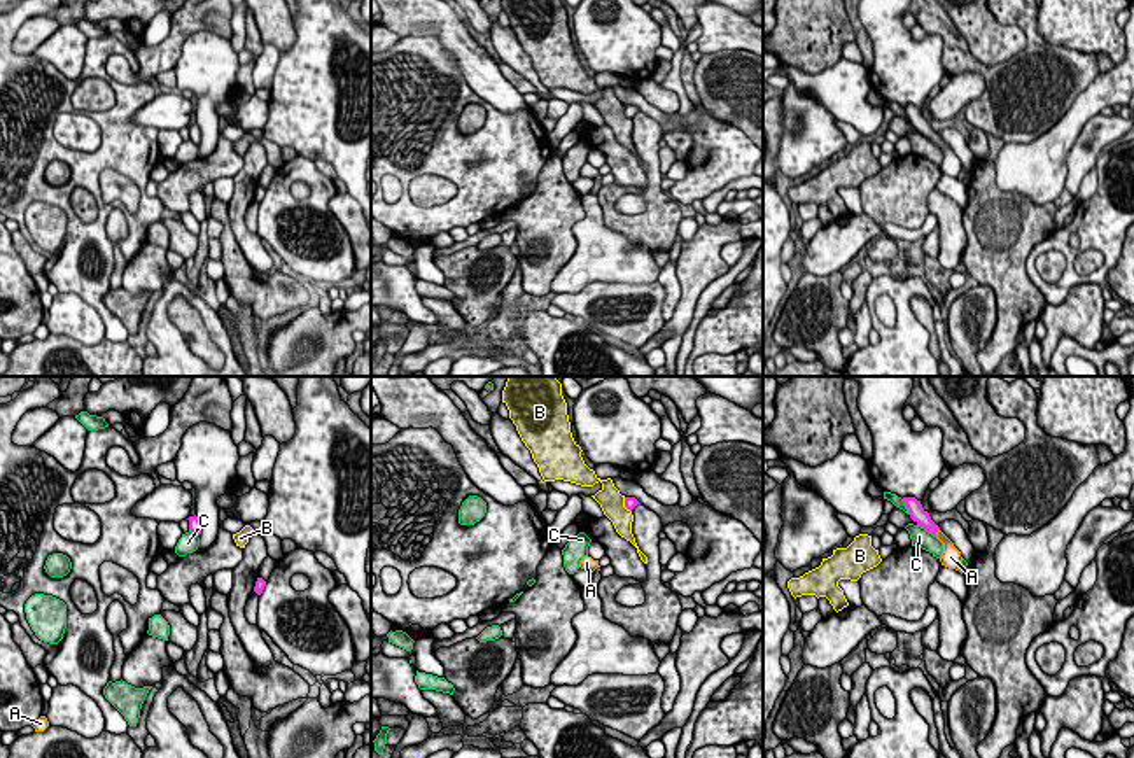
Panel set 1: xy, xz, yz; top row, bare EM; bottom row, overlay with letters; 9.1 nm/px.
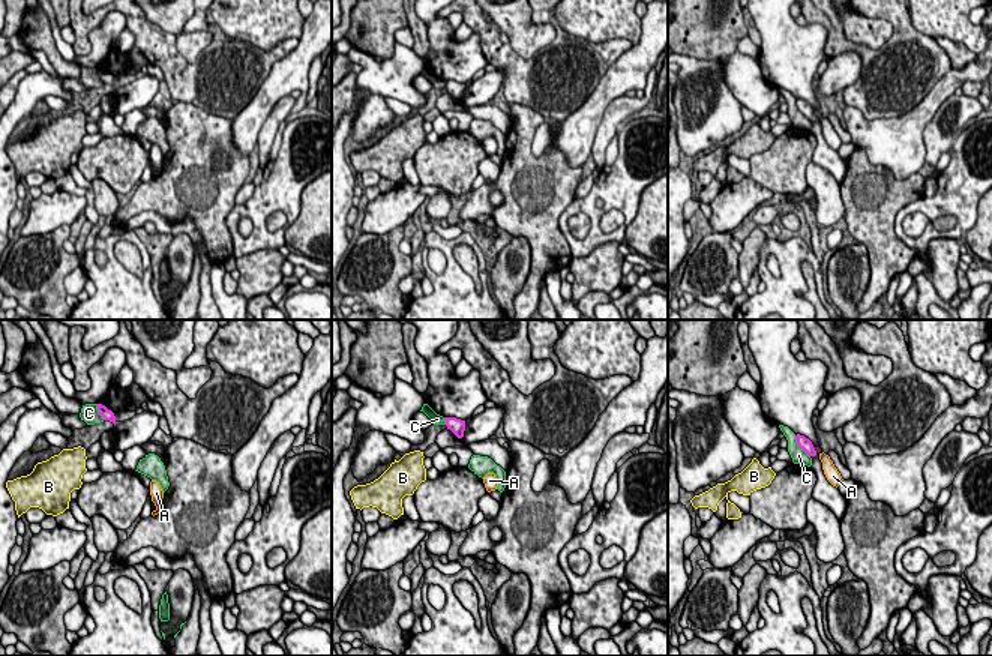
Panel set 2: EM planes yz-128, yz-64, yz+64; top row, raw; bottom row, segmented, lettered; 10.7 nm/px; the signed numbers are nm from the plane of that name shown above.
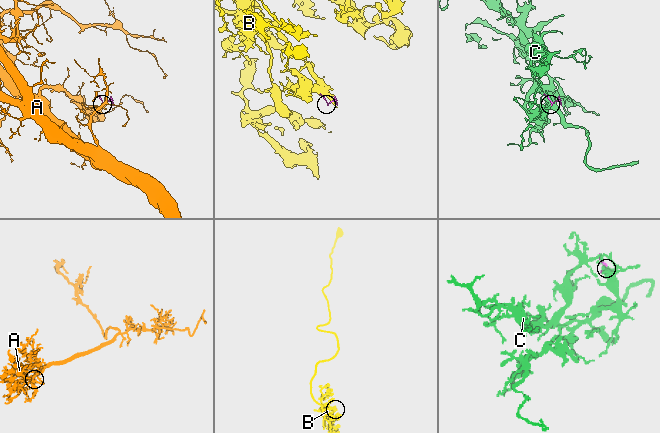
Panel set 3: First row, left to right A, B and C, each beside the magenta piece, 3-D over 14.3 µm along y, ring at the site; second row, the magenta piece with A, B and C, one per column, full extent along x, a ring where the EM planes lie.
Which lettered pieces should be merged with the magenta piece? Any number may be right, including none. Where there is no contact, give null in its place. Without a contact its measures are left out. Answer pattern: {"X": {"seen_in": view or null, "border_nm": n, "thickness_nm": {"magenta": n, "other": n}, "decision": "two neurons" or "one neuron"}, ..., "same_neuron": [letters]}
{"A": {"seen_in": "yz", "border_nm": 70, "thickness_nm": {"magenta": 140, "other": 160}, "decision": "one neuron"}, "B": {"seen_in": "xz", "border_nm": 160, "thickness_nm": {"magenta": 120, "other": 220}, "decision": "two neurons"}, "C": {"seen_in": "yz", "border_nm": 220, "thickness_nm": {"magenta": 140, "other": 170}, "decision": "two neurons"}, "same_neuron": ["A"]}

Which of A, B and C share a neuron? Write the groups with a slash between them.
A / B / C

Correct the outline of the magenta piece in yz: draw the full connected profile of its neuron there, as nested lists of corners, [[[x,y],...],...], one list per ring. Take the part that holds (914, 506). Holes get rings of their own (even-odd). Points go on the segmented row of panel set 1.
[[[903,497],[903,502],[910,513],[910,518],[943,543],[943,553],[940,558],[942,565],[957,571],[962,560],[961,551],[931,520],[929,513],[922,508],[920,501],[917,501],[915,497]]]

